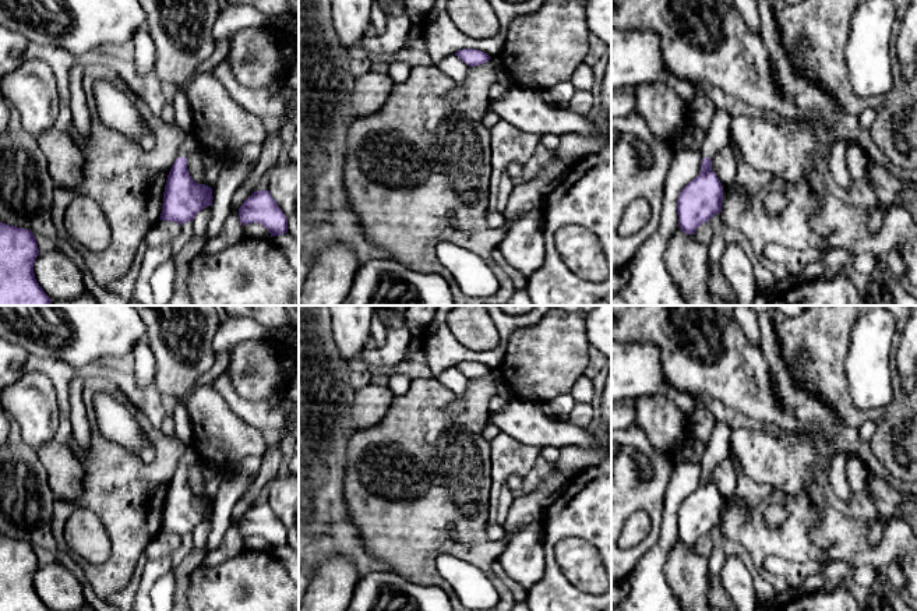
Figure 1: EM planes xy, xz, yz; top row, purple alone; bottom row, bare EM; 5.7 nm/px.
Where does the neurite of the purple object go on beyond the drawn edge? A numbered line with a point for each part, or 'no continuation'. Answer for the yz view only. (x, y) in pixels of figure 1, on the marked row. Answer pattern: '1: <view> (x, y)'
1: yz (719, 131)

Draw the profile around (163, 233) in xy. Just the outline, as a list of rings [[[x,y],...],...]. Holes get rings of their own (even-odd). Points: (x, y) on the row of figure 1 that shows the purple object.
[[[159,220],[145,236],[145,244],[149,248],[167,246],[174,241],[180,233],[177,222]]]

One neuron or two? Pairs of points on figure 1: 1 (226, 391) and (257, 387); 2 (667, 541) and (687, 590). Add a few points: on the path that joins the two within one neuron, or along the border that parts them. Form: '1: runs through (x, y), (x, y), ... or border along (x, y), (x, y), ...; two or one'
1: border along (226, 368), (233, 388), (242, 396), (264, 402); two
2: border along (677, 537), (665, 565), (666, 582); two

